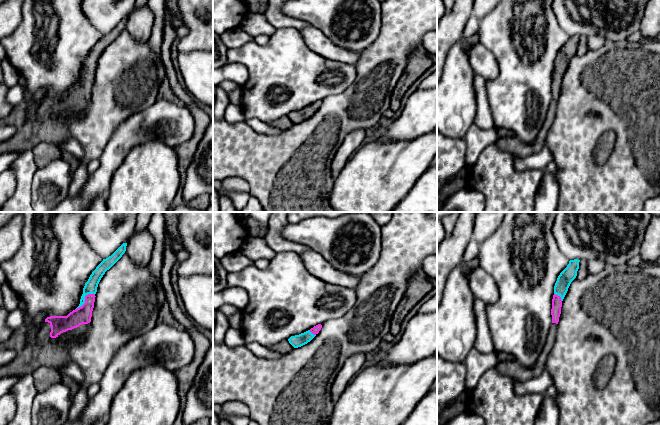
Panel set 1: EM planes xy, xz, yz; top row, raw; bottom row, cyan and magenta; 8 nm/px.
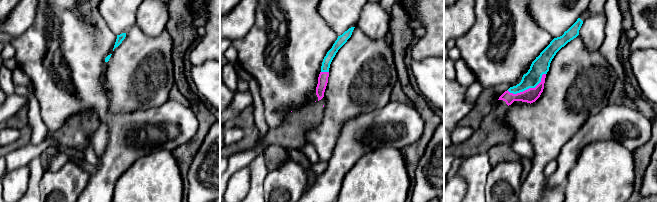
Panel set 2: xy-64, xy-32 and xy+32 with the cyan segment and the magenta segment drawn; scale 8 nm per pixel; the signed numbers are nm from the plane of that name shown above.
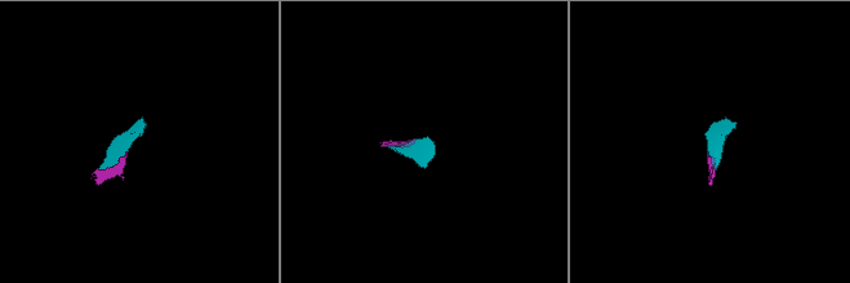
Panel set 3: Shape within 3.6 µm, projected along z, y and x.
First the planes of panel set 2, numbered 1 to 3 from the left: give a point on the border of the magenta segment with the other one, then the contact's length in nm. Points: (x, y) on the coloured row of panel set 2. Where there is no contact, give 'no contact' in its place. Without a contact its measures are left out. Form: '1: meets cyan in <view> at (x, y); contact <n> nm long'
1: no contact
2: meets cyan in xy-32 at (325, 71); contact 60 nm long
3: meets cyan in xy+32 at (528, 88); contact 340 nm long

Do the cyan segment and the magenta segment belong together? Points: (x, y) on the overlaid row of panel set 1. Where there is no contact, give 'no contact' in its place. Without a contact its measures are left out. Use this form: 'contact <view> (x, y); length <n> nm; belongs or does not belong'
contact xy (84, 299); length 200 nm; belongs

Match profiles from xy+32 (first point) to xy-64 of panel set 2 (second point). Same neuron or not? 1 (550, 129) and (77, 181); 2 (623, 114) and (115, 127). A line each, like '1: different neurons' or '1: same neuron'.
1: different neurons
2: same neuron

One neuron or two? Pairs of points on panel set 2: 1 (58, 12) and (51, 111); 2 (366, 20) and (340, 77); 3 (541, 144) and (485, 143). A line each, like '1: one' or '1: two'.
1: one
2: two
3: two

